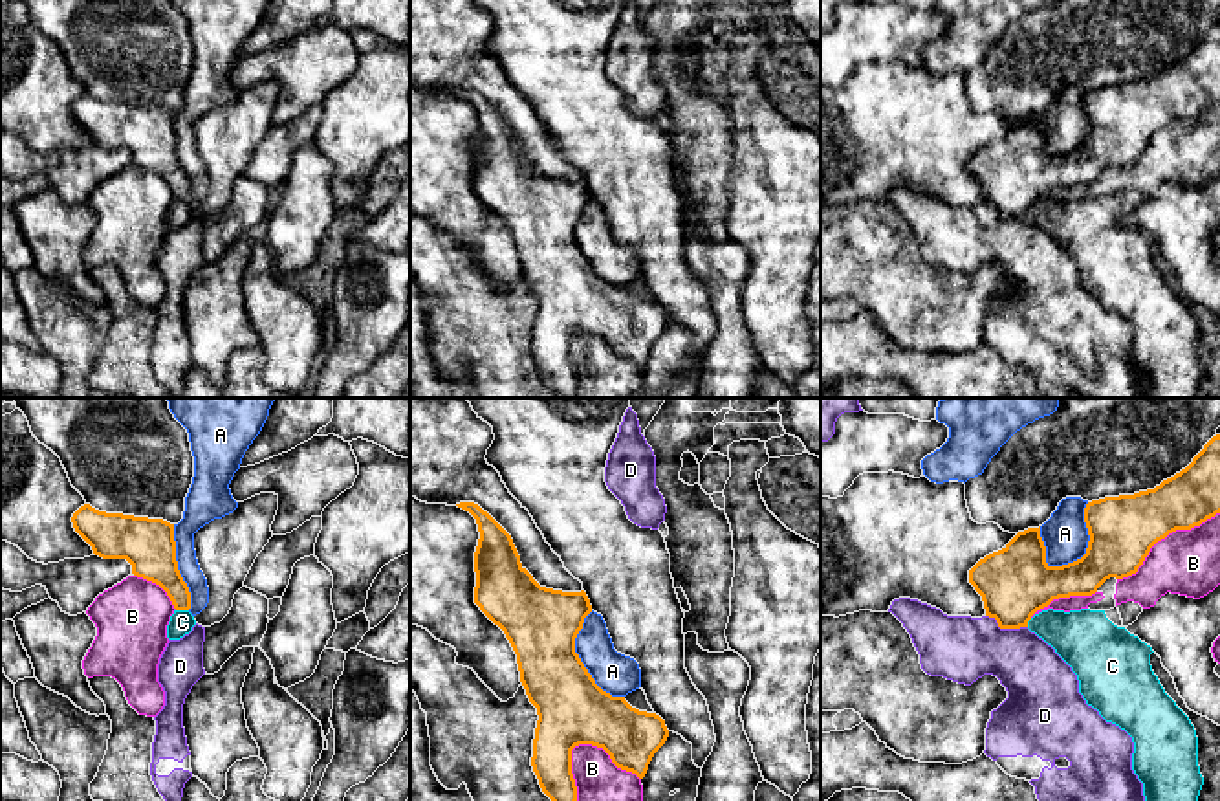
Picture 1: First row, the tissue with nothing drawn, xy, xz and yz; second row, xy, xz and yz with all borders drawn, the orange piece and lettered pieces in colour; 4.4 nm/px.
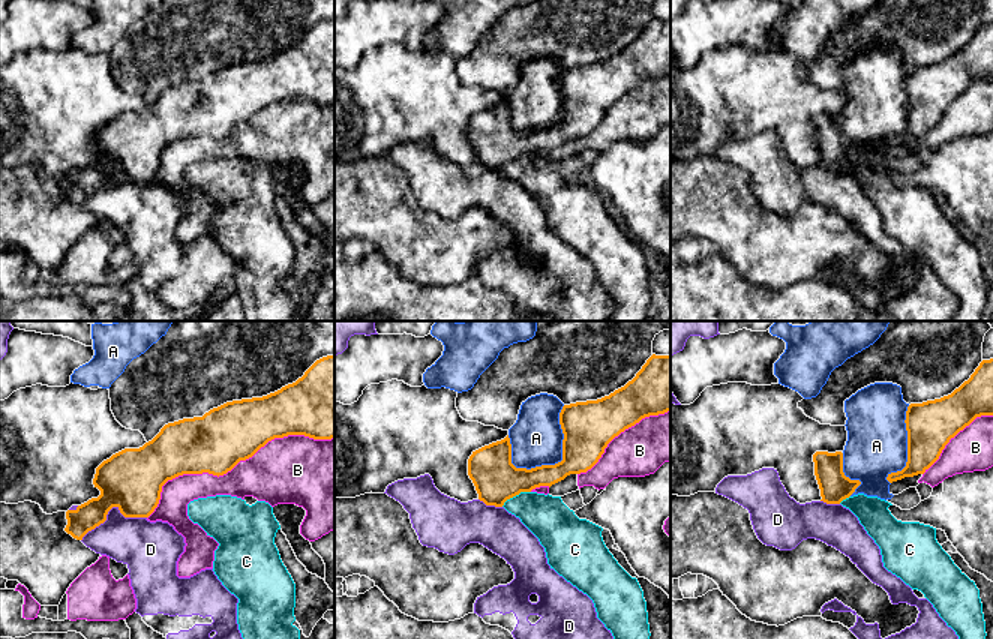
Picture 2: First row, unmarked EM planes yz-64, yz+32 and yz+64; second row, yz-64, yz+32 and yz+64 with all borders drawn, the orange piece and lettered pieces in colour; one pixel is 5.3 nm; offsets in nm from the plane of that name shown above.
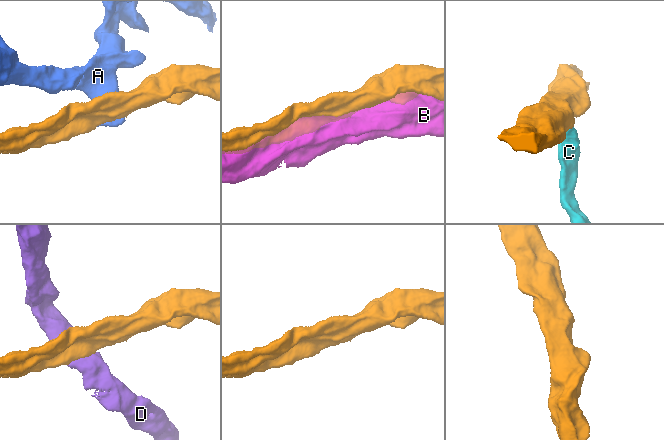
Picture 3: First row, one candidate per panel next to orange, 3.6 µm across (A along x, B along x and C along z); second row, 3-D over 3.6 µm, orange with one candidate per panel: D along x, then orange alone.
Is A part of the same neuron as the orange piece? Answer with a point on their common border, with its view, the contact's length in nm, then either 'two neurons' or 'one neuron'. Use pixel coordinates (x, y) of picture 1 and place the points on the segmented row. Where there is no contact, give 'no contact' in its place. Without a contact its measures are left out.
contact yz (1089, 547); length 340 nm; two neurons

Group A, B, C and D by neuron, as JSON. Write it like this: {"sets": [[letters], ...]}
{"sets": [["A", "C"], ["B"], ["D"]]}

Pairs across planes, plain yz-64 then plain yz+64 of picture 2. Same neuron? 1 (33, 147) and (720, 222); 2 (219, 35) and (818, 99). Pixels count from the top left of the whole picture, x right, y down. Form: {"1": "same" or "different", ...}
{"1": "different", "2": "different"}

